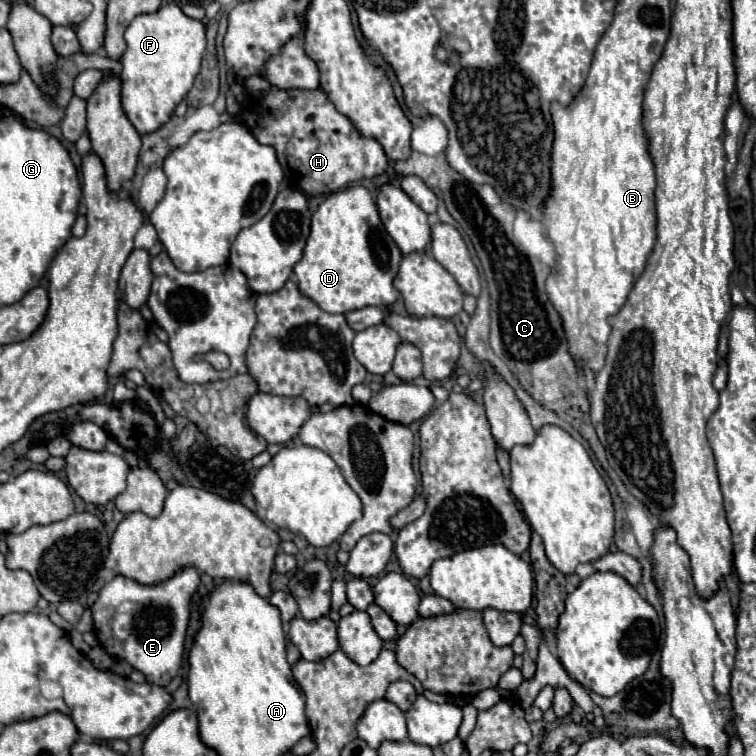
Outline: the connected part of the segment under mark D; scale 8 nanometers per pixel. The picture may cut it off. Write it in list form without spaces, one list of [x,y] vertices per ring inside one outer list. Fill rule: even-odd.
[[[348,187],[328,195],[312,213],[310,235],[294,275],[300,291],[326,313],[348,313],[368,305],[388,307],[400,297],[392,285],[400,259],[402,251],[384,231],[372,193],[366,187]]]

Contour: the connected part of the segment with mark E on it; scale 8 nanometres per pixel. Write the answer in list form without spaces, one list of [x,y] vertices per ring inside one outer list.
[[[182,567],[170,579],[156,585],[142,585],[124,575],[108,581],[92,605],[94,633],[108,655],[128,661],[148,683],[168,685],[182,665],[184,637],[190,619],[190,597],[200,583],[194,567]]]

